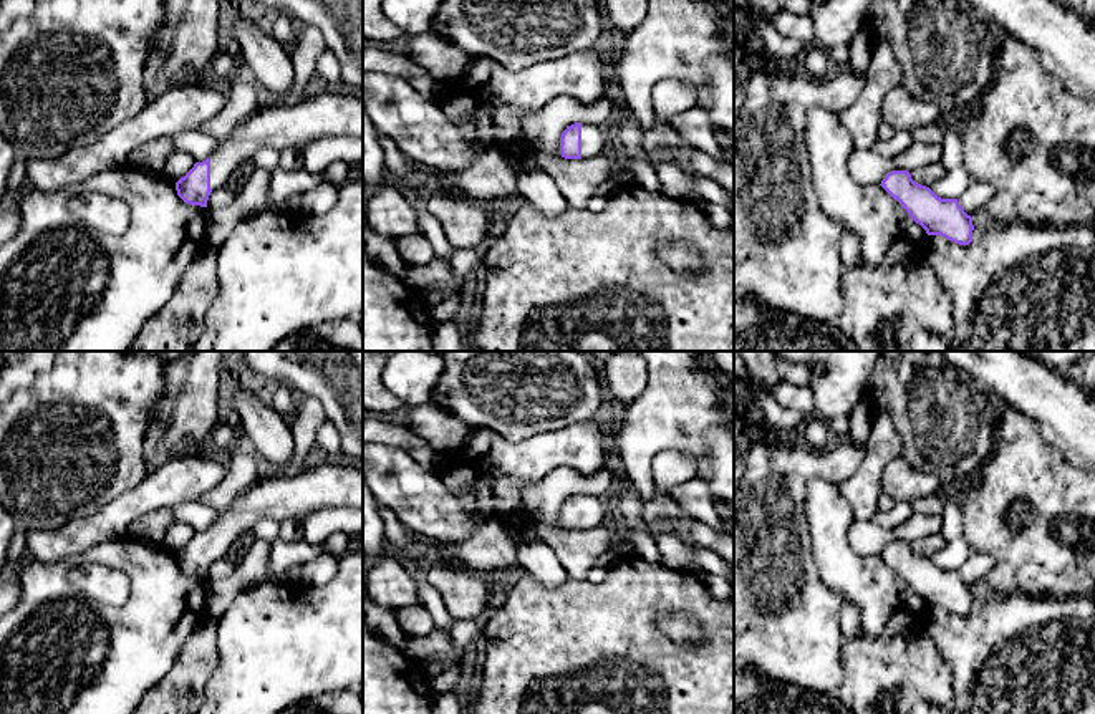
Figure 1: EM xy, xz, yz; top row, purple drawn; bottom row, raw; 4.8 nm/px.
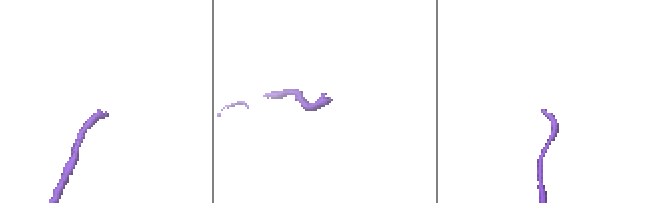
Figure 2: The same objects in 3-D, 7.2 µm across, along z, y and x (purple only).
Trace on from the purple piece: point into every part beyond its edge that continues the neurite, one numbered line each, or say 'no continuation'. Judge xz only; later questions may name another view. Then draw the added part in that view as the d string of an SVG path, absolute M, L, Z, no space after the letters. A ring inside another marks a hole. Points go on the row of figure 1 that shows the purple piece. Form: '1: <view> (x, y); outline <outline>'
1: xz (595, 138); outline M581 123L581 159L605 154L608 144L616 144L613 131L601 124Z

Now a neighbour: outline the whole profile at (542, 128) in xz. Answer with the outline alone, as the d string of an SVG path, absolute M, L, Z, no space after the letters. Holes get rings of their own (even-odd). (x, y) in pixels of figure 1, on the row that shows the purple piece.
M558 96L547 106L527 113L522 119L522 131L535 151L562 157L560 137L568 126L575 123L603 124L613 108L615 104L606 96L595 104L581 104L575 98Z

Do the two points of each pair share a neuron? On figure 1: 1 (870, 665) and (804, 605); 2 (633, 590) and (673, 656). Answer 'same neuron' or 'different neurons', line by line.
1: different neurons
2: same neuron

